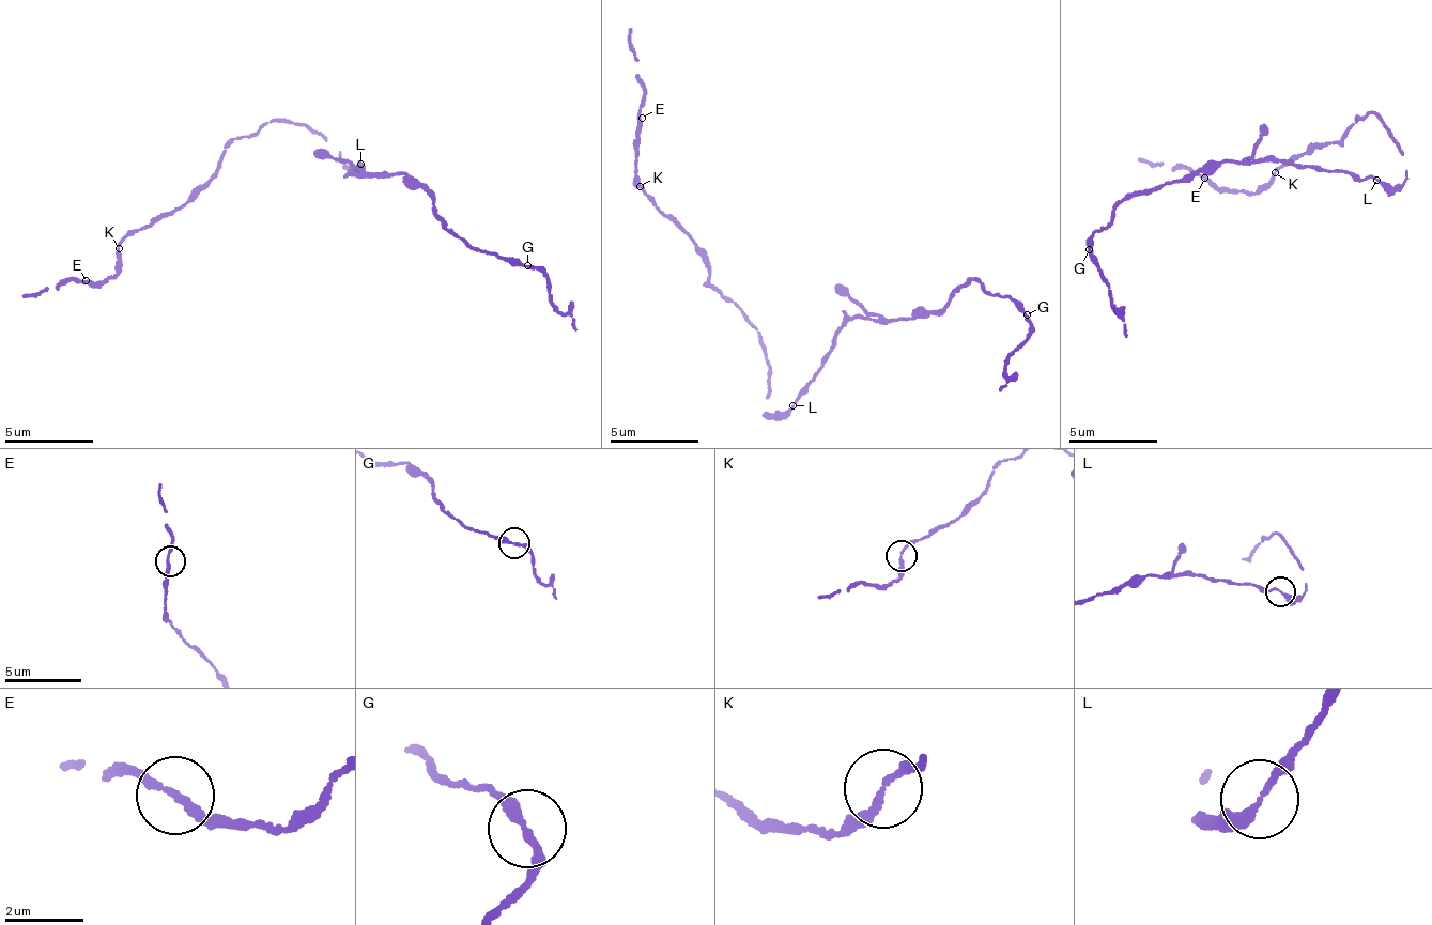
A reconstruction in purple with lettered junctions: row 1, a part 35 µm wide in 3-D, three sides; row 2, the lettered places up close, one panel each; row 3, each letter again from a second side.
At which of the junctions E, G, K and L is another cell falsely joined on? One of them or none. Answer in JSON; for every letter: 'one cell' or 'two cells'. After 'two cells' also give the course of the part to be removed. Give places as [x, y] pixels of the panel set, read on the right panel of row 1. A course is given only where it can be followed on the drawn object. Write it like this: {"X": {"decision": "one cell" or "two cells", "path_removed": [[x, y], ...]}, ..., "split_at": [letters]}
{"E": {"decision": "one cell"}, "G": {"decision": "one cell"}, "K": {"decision": "one cell"}, "L": {"decision": "one cell"}, "split_at": []}

